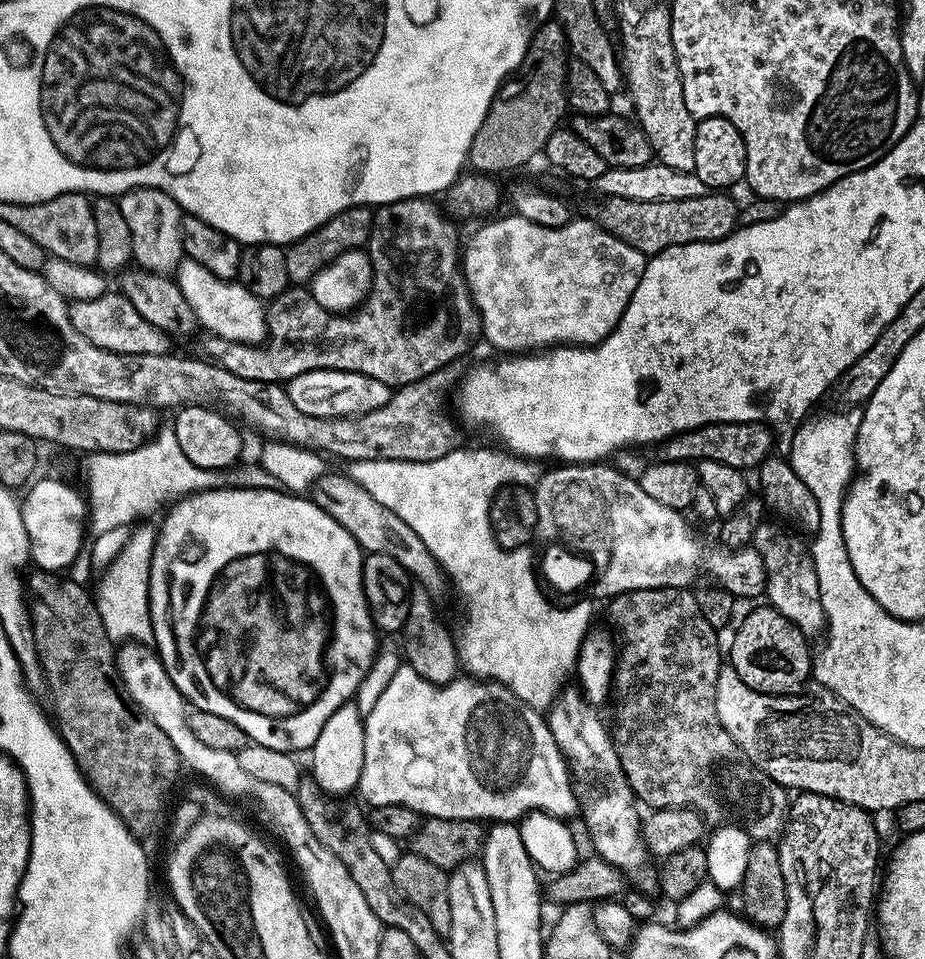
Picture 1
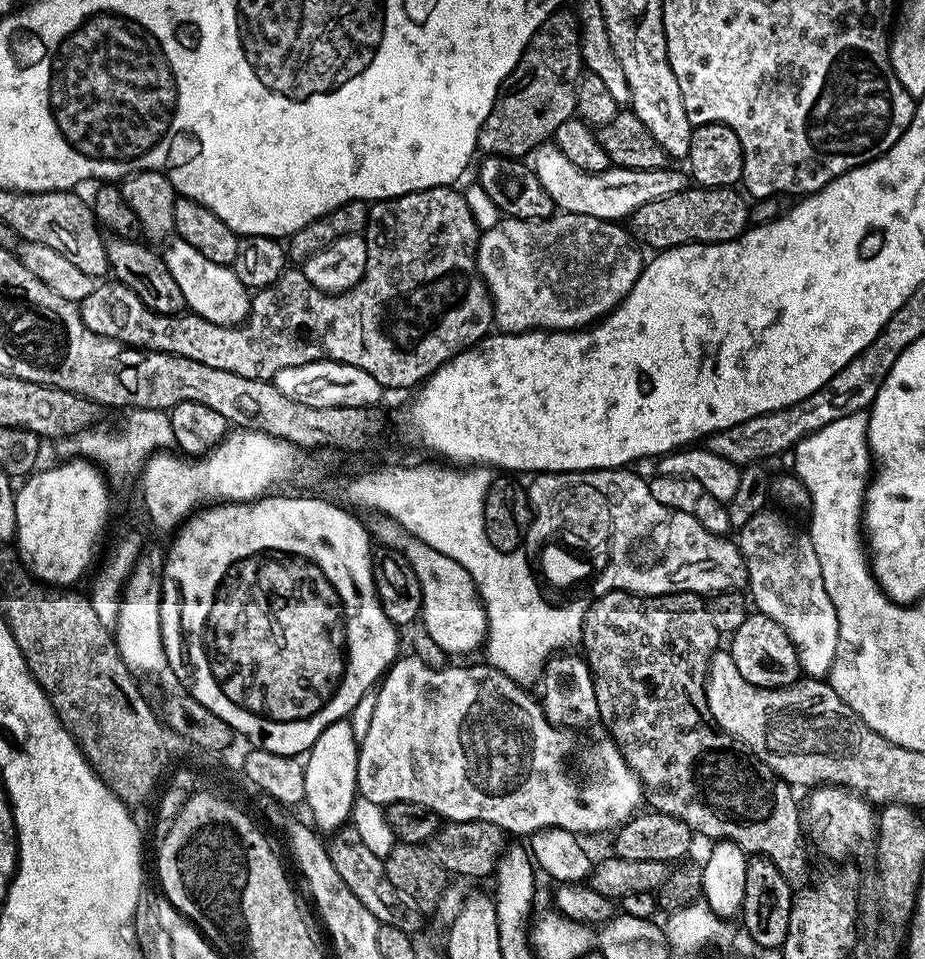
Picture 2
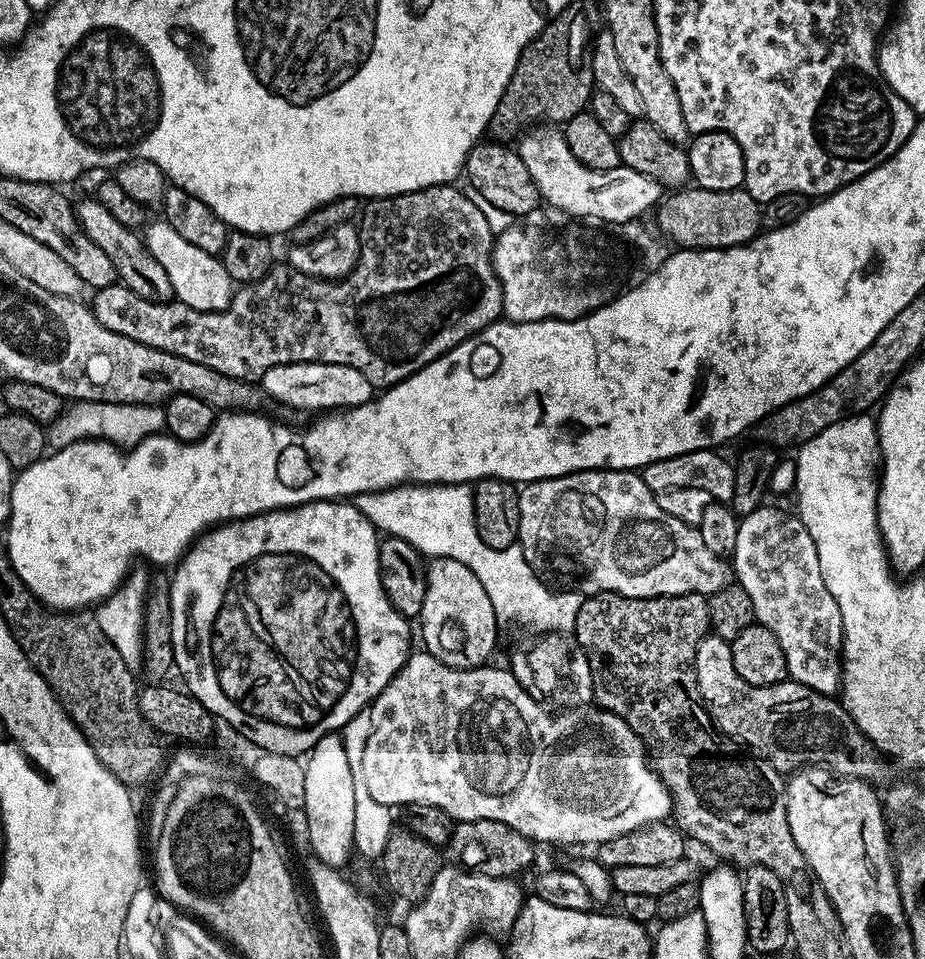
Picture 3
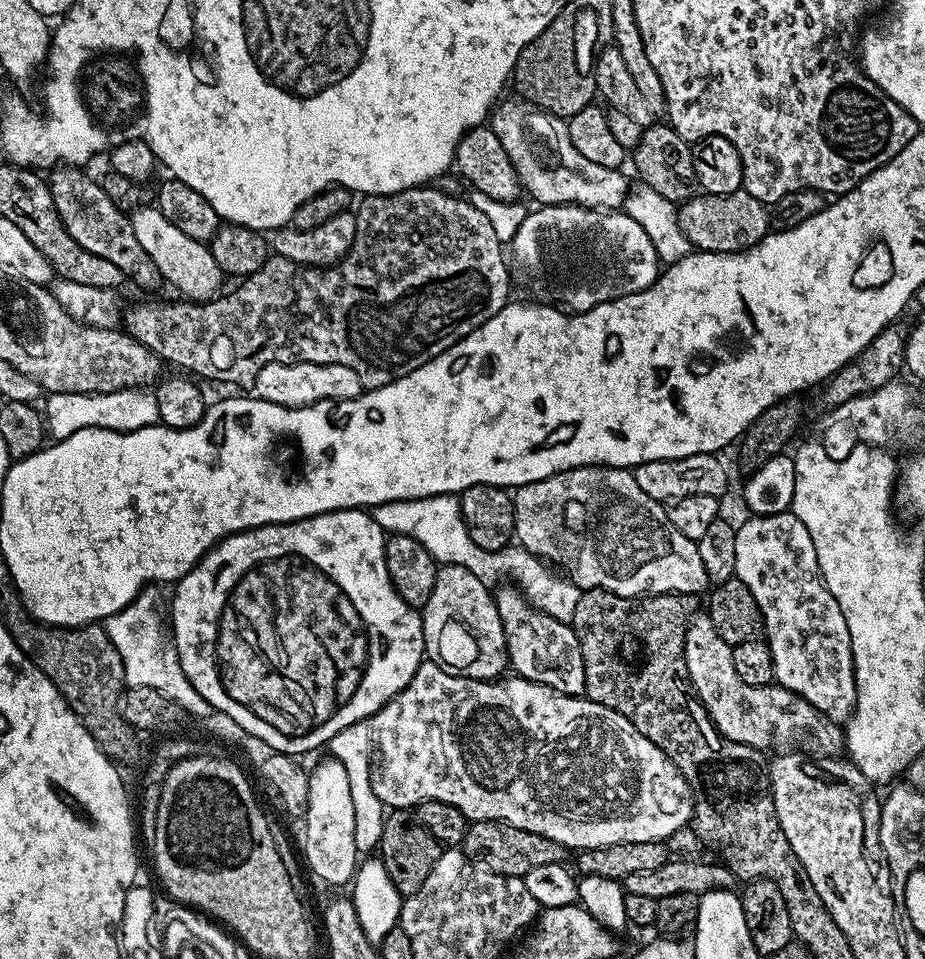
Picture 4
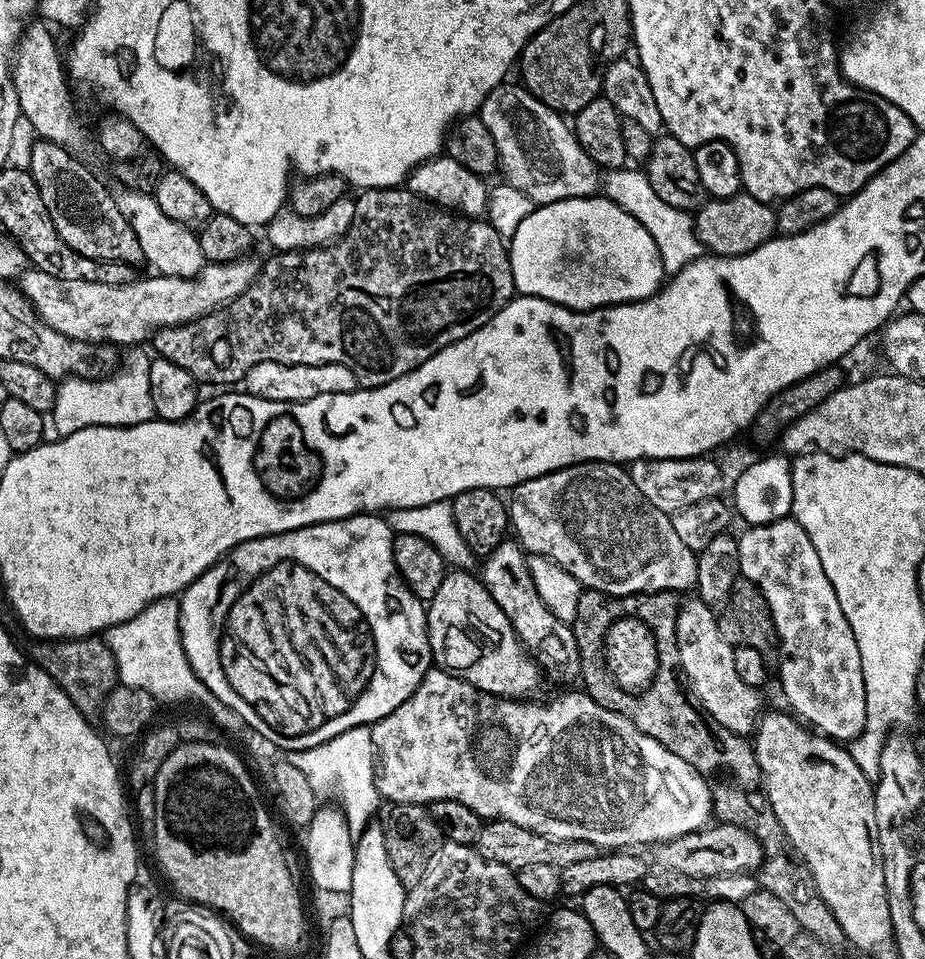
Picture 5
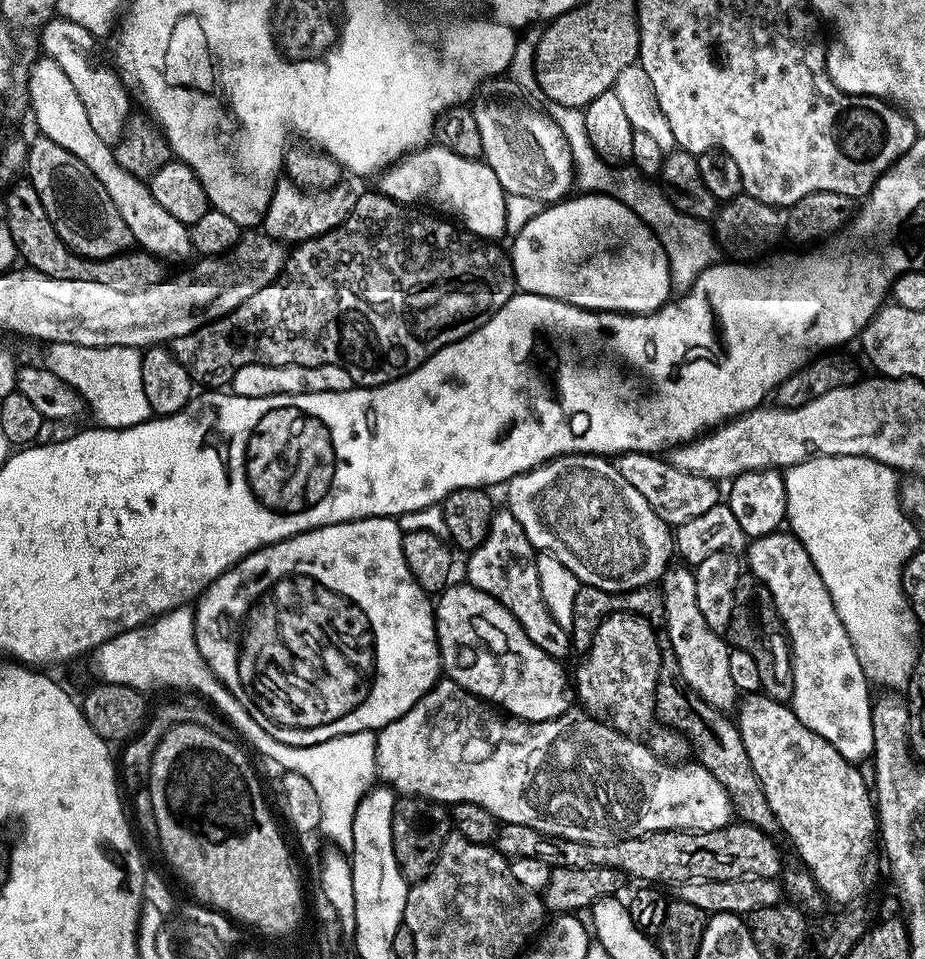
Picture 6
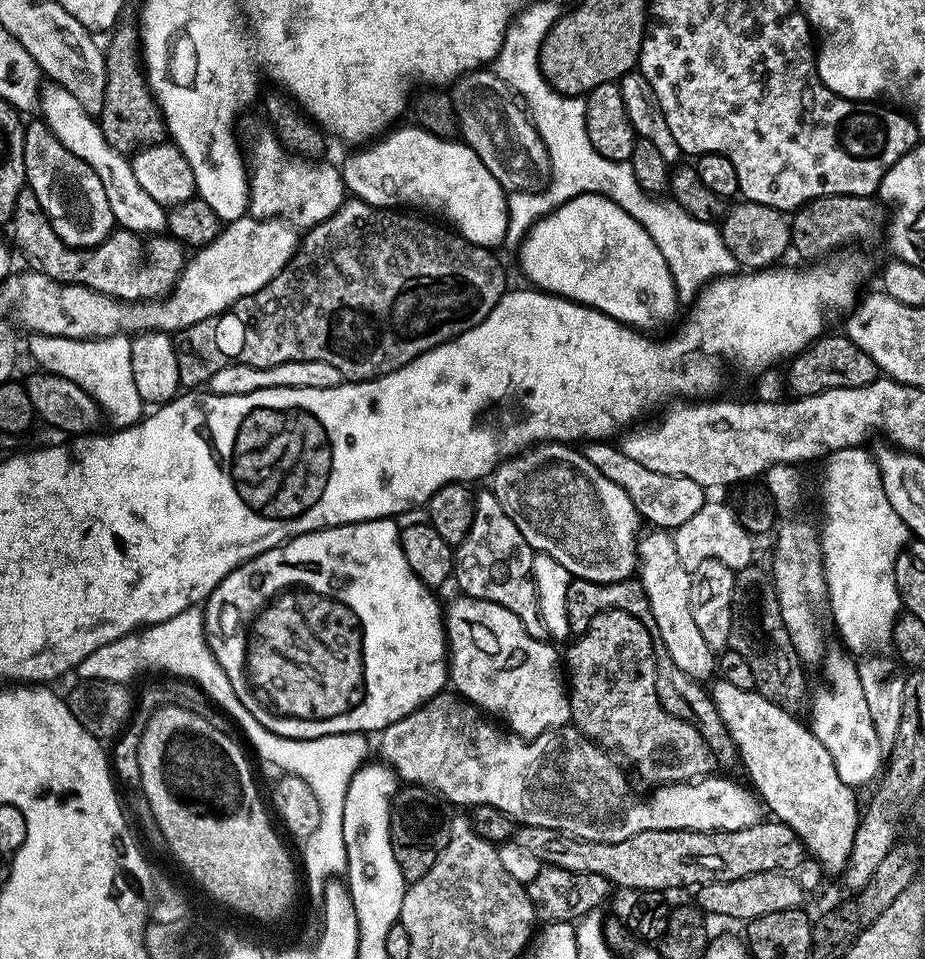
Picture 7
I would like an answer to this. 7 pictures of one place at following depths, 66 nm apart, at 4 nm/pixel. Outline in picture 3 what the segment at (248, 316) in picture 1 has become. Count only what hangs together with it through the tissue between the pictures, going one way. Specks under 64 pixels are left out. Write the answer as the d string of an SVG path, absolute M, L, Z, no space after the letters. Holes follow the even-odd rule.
M156 218L151 224L152 221L143 229L142 239L150 254L162 262L162 270L166 270L170 278L173 297L179 303L203 312L222 312L228 308L234 295L234 281L223 259L206 254L206 250L198 250L198 246L186 242L186 238L182 238L182 234L178 234L178 230L174 230L174 226L167 224L163 218Z

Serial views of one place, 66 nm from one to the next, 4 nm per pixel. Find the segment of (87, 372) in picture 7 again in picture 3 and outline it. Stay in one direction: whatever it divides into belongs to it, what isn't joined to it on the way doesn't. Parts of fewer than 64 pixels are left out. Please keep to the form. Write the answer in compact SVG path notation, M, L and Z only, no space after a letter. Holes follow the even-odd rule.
M97 400L72 402L52 421L46 432L49 449L65 448L79 440L107 440L117 446L141 444L147 436L165 431L164 409L155 404L107 404Z

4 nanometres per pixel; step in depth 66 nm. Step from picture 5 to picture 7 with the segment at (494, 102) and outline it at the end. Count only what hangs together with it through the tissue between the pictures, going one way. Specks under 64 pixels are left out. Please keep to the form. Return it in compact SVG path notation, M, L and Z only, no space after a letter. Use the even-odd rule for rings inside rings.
M495 71L465 72L450 88L458 132L463 143L471 146L474 154L482 158L486 170L494 174L504 189L508 192L535 192L547 185L552 164L548 161L548 151L529 113L515 99L504 100L504 92L508 91L508 84L502 82Z

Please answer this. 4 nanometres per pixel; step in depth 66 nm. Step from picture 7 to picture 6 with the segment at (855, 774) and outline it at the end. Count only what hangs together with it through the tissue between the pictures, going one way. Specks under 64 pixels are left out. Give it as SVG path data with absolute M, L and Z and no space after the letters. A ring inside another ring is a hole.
M777 530L753 539L747 545L747 554L747 571L749 568L752 571L749 573L770 590L772 605L776 607L780 621L784 623L784 631L792 653L792 699L790 701L792 712L807 728L826 738L826 742L830 742L834 750L842 754L842 758L853 762L867 761L872 755L874 746L874 726L872 725L874 692L871 692L873 689L870 687L868 675L862 670L862 662L858 662L854 642L850 642L850 634L846 634L846 626L842 626L842 618L838 618L838 610L834 610L830 590L826 590L826 582L822 582L810 554L806 554L800 539L788 530Z

